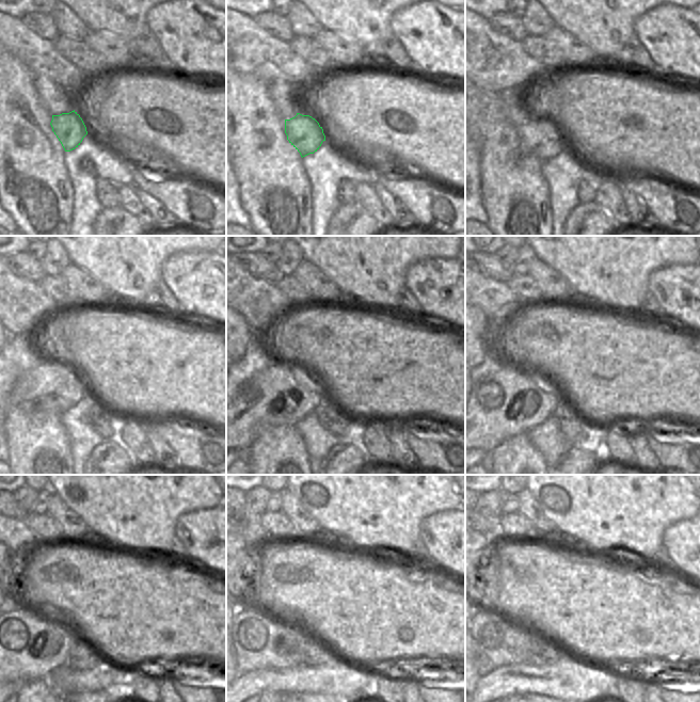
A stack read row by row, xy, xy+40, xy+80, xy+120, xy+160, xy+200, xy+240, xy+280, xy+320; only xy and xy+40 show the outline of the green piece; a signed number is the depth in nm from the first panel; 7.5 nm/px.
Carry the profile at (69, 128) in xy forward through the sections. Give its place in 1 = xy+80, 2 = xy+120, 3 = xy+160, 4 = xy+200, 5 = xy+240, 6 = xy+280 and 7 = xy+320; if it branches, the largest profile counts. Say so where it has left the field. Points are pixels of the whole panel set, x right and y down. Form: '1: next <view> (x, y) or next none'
1: next xy+80 (541, 139)
2: next xy+120 (52, 385)
3: next xy+160 (282, 394)
4: next xy+200 (511, 401)
5: next xy+240 (26, 645)
6: next xy+280 (260, 642)
7: next xy+320 (504, 643)

